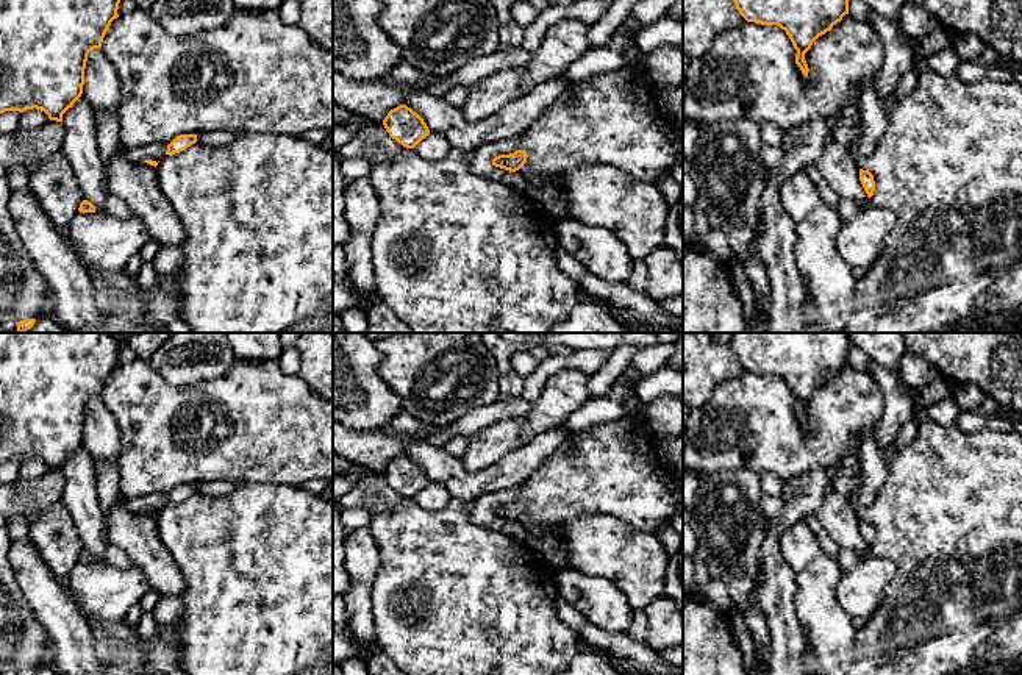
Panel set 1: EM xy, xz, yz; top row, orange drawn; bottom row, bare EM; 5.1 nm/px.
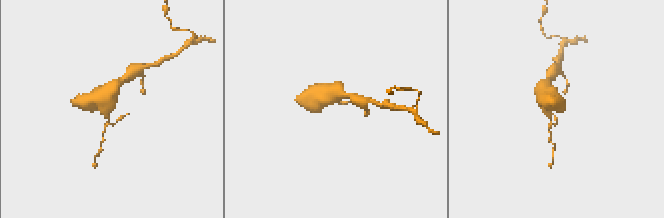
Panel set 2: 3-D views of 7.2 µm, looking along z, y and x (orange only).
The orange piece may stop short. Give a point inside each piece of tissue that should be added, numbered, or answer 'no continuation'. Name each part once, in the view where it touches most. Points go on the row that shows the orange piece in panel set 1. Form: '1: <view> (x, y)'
no continuation

